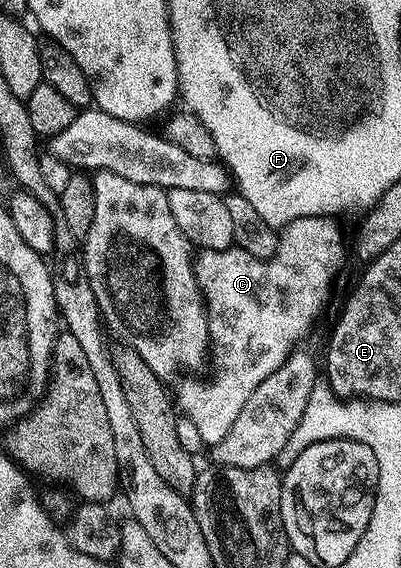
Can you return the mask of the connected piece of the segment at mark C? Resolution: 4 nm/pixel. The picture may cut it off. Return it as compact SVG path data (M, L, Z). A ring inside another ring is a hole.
M302 217L284 226L277 251L267 261L257 259L238 247L221 251L213 251L209 247L195 257L195 273L209 310L213 357L219 360L219 374L208 385L195 381L185 386L177 405L182 416L197 423L197 432L201 434L204 446L213 447L229 435L229 427L237 423L237 415L241 415L241 407L245 407L249 395L253 395L253 391L257 391L257 387L261 387L261 383L269 379L277 367L281 367L310 329L327 297L331 280L343 263L343 233L335 223L328 217Z

